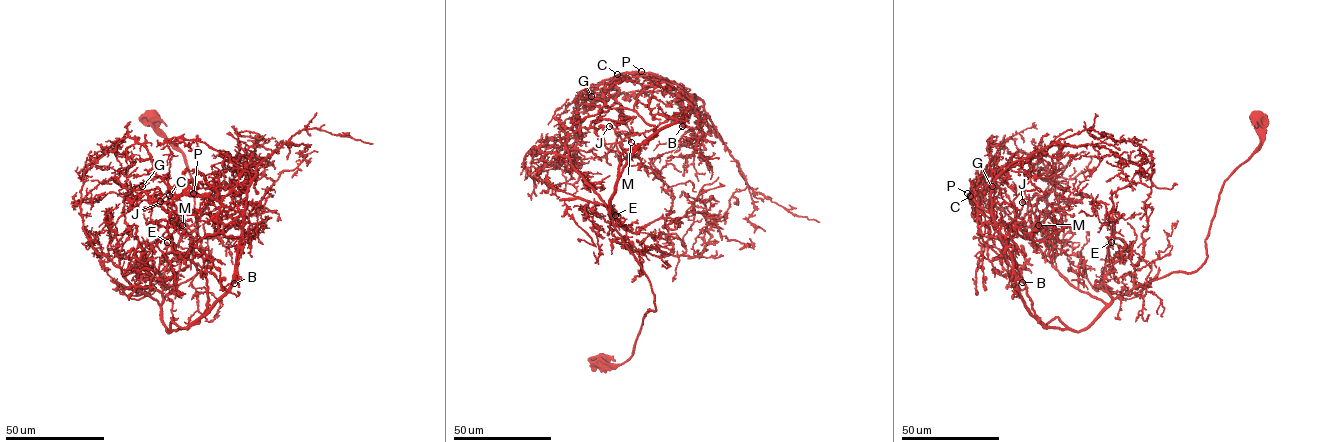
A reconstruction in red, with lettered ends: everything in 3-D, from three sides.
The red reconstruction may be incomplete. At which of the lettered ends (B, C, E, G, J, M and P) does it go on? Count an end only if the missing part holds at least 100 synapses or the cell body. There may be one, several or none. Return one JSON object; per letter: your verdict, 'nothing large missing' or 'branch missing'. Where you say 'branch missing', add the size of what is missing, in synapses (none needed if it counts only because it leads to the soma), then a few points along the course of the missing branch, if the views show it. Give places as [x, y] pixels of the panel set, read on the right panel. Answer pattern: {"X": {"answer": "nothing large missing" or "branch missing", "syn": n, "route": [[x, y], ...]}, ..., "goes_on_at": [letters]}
{"B": {"answer": "nothing large missing"}, "C": {"answer": "nothing large missing"}, "E": {"answer": "nothing large missing"}, "G": {"answer": "nothing large missing"}, "J": {"answer": "nothing large missing"}, "M": {"answer": "nothing large missing"}, "P": {"answer": "nothing large missing"}, "goes_on_at": []}

